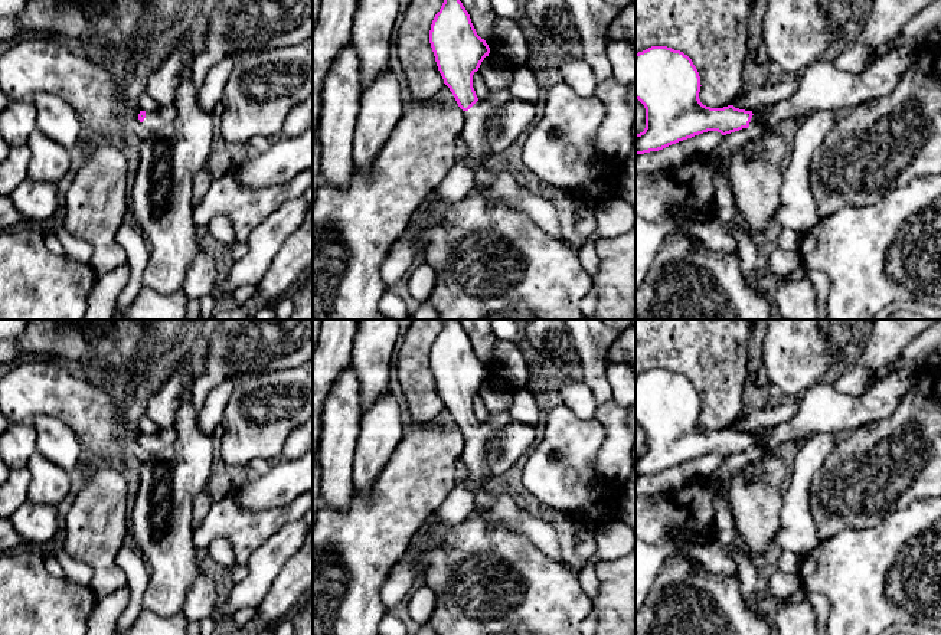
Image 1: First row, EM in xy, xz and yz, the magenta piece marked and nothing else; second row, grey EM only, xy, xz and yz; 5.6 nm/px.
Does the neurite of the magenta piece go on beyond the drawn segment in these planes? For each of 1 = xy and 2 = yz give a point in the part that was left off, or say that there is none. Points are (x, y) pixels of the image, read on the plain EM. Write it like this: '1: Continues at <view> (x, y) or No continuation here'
1: Continues at xy (154, 442)
2: Continues at yz (822, 408)

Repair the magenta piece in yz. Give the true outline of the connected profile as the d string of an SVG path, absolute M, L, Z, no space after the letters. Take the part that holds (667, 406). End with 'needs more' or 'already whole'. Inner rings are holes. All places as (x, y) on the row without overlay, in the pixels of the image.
M651 369L635 376L635 422L646 431L646 451L643 455L635 456L635 478L663 472L708 454L726 458L752 446L764 446L767 454L775 454L785 442L806 441L814 433L853 433L869 422L878 422L892 415L901 399L912 390L914 382L914 373L898 370L876 382L860 396L840 393L833 386L819 382L798 396L800 407L790 420L754 436L733 428L723 431L703 428L699 422L700 399L692 382L683 374L667 369Z; needs more

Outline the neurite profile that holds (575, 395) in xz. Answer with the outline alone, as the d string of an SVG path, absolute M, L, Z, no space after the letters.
M558 377L556 393L561 403L568 406L578 418L592 419L598 409L592 390L584 382L572 382Z

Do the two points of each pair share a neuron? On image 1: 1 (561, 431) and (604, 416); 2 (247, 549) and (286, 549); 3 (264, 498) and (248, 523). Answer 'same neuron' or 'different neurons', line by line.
1: different neurons
2: different neurons
3: different neurons

